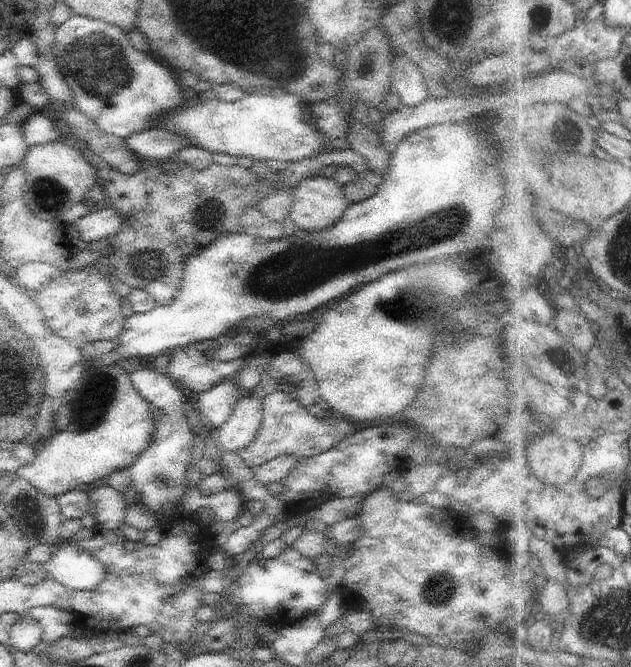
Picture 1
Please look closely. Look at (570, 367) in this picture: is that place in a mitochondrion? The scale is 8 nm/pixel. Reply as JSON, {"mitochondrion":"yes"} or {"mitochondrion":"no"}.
{"mitochondrion":"yes"}

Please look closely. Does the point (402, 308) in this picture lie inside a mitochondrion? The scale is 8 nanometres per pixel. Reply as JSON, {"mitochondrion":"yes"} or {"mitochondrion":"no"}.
{"mitochondrion":"yes"}

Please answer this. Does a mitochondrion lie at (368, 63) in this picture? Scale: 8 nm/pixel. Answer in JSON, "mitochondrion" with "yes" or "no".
{"mitochondrion":"yes"}

